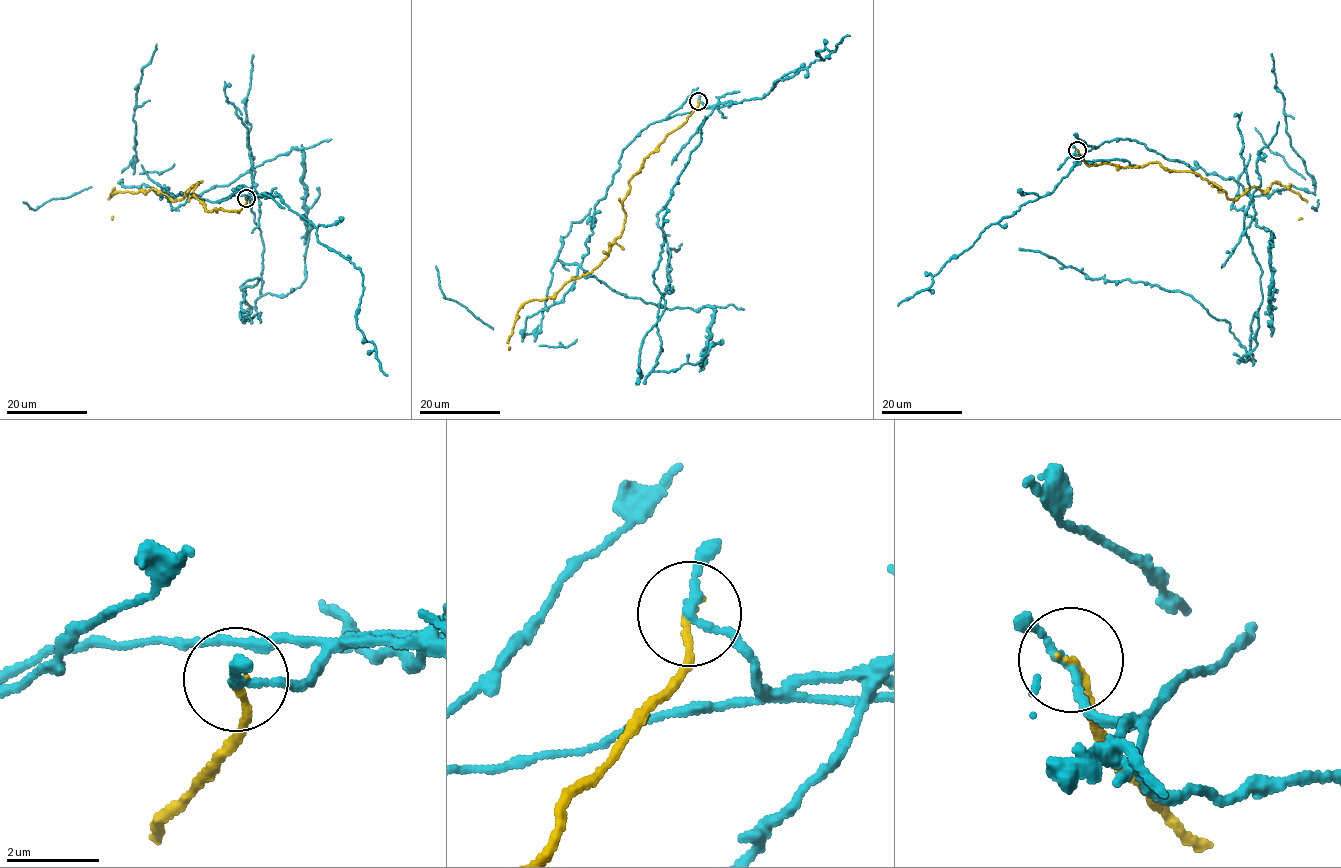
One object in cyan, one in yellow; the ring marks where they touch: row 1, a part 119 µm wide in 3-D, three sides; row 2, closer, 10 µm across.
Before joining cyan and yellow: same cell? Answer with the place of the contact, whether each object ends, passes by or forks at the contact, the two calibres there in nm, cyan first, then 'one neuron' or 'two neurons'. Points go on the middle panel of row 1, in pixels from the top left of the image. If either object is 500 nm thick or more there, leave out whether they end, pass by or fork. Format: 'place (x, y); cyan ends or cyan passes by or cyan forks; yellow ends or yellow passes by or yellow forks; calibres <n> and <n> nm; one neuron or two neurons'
place (698, 101); cyan passes by; yellow ends; calibres 150 and 140 nm; two neurons

